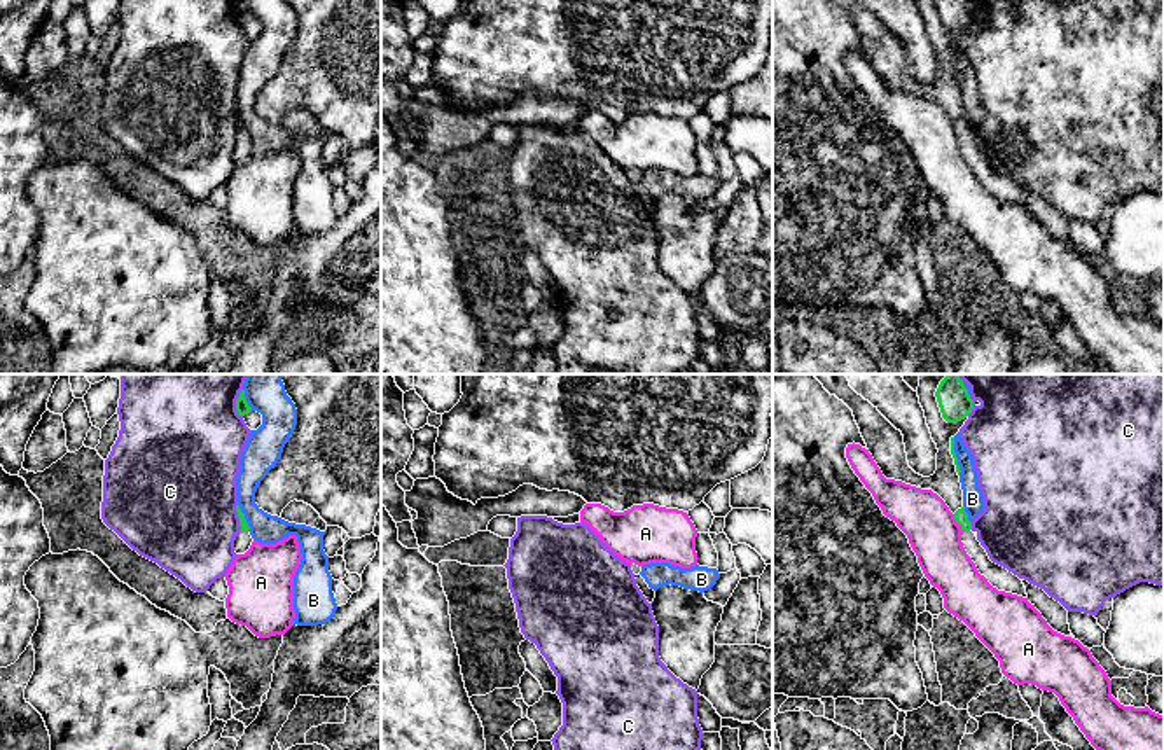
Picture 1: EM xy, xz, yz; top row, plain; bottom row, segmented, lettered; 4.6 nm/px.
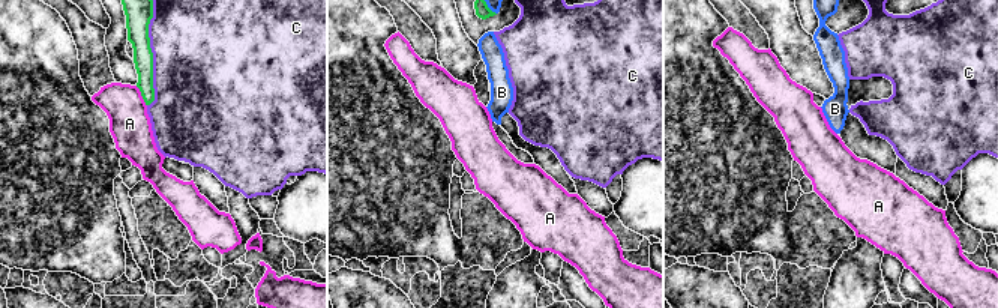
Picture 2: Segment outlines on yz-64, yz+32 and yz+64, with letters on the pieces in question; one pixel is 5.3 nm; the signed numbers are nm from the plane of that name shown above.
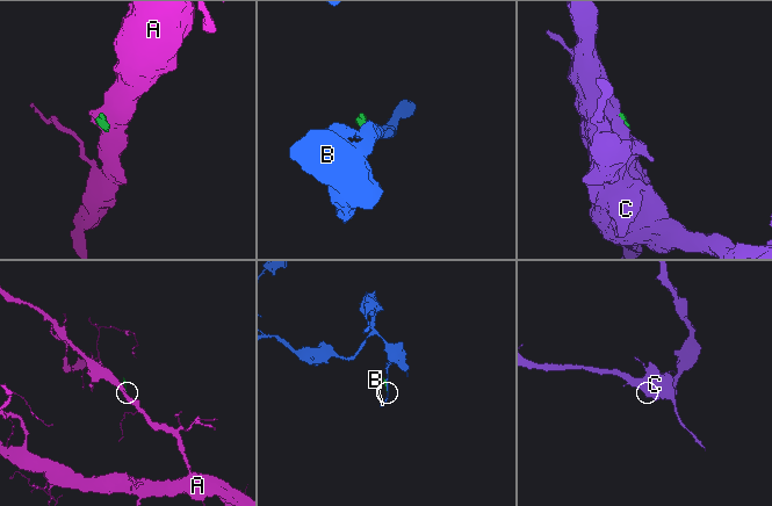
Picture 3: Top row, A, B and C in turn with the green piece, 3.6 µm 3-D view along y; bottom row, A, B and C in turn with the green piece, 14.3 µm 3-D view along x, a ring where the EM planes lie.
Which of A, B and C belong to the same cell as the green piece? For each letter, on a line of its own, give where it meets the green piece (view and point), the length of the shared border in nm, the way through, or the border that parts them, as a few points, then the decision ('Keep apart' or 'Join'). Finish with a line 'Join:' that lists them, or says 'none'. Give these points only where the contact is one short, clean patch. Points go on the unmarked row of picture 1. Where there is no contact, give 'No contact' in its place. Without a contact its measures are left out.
A: Touches green at yz (956, 130). Shared border 90 nm. Boundary: yz (953, 123), (963, 138). Keep apart
B: Touches green at yz (967, 123). Shared border 90 nm. Keep apart
C: Touches green at xy (236, 13). Shared border 120 nm. Keep apart
Join: none

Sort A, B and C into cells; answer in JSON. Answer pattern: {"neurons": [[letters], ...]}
{"neurons": [["A"], ["B"], ["C"]]}

